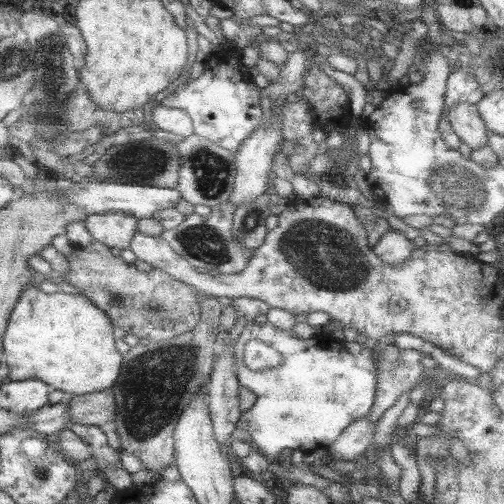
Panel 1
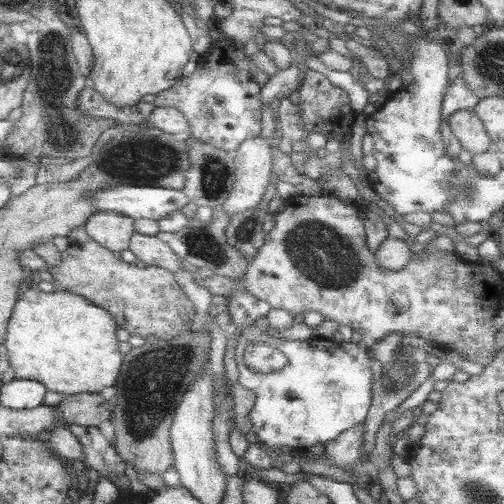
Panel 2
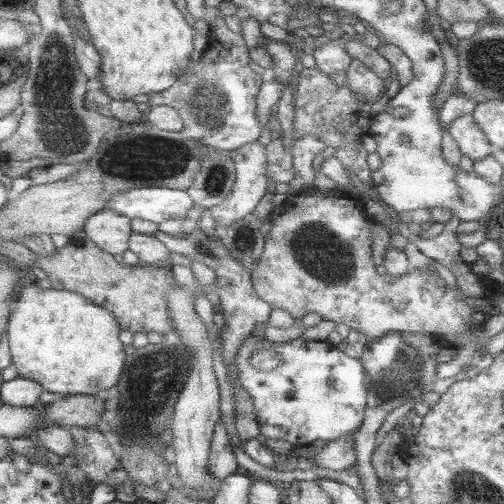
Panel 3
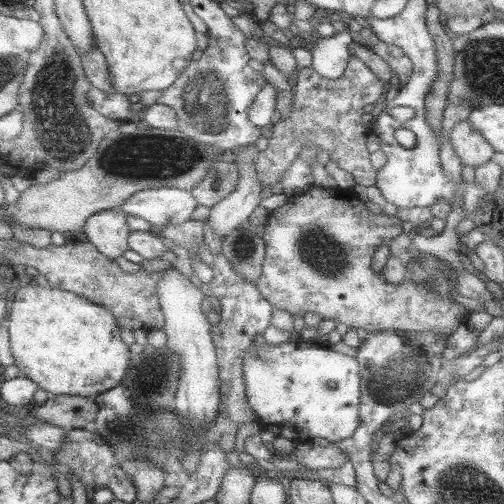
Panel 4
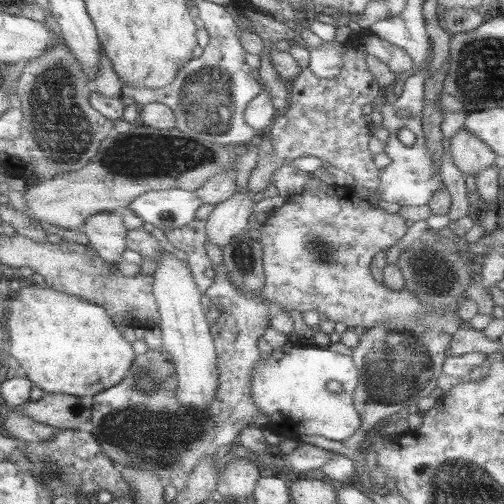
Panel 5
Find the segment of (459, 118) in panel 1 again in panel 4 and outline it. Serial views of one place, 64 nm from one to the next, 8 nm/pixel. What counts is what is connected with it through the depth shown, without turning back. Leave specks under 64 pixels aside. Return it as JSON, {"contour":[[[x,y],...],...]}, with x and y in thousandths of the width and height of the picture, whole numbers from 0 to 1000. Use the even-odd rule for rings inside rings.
{"contour":[[[931,238],[915,242],[903,258],[895,258],[891,278],[895,278],[907,310],[915,313],[915,325],[931,329],[938,337],[974,321],[978,310],[986,306],[982,294],[950,266],[950,258],[942,258],[942,250],[935,250]]]}

